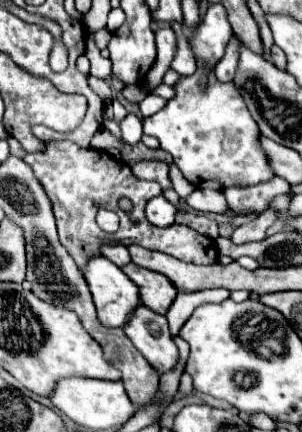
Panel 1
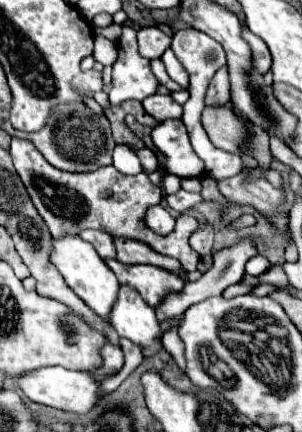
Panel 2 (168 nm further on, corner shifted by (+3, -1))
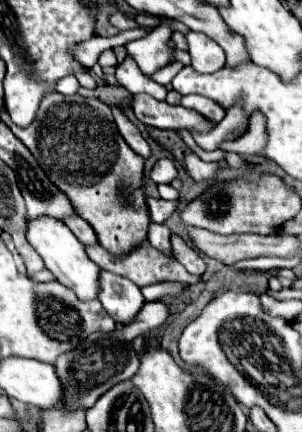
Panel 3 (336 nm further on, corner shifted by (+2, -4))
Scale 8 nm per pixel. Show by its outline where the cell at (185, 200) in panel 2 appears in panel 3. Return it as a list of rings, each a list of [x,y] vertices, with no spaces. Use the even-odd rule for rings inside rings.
[[[148,197],[146,205],[148,205],[148,211],[150,211],[150,221],[152,223],[164,223],[176,211],[178,201],[166,201],[166,199]]]

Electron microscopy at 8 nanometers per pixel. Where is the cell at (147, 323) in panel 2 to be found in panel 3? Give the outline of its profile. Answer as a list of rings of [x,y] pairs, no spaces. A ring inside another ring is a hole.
[[[108,271],[100,273],[98,301],[118,323],[130,323],[146,303],[138,285]]]

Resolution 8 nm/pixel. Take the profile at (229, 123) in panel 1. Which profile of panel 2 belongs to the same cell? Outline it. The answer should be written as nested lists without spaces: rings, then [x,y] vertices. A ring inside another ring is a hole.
[[[165,120],[157,124],[151,132],[153,144],[159,148],[159,152],[165,154],[165,172],[187,178],[187,176],[201,176],[205,172],[203,162],[197,158],[189,144],[187,130],[181,120]]]

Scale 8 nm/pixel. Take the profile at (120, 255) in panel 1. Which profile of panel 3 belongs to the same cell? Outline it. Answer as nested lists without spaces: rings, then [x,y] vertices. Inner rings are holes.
[[[72,217],[66,221],[66,225],[70,227],[70,231],[84,243],[84,245],[96,245],[98,237],[94,233],[94,229],[90,227],[88,221],[84,221],[82,217]]]

